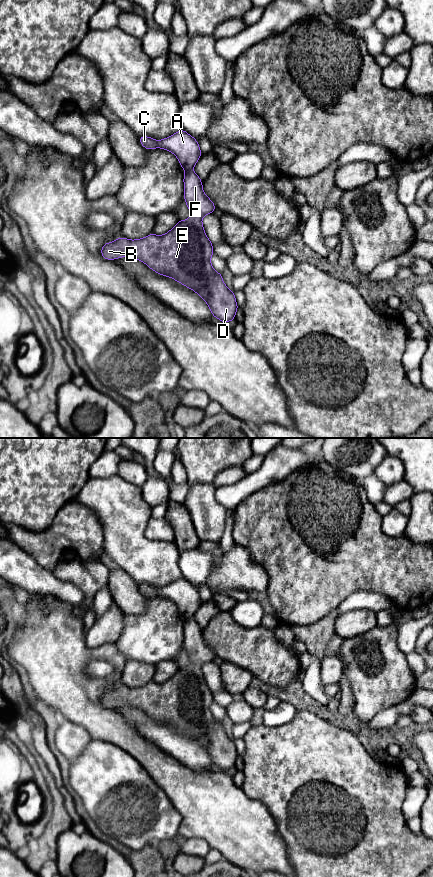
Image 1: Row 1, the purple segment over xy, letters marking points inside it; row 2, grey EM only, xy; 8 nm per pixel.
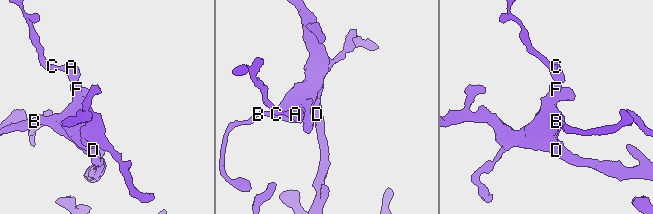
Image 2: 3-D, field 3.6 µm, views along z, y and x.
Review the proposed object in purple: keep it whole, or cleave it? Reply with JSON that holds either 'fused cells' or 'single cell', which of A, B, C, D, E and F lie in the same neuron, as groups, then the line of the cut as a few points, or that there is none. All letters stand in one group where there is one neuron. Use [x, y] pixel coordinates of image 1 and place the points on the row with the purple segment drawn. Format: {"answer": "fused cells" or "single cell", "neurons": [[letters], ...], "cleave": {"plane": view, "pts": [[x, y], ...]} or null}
{"answer": "fused cells", "neurons": [["A", "C"], ["B", "D", "E", "F"]], "cleave": {"plane": "xy", "pts": [[192, 168], [185, 171]]}}

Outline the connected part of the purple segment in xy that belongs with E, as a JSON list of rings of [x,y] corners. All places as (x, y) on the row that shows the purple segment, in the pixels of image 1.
[[[192,170],[185,171],[184,200],[190,217],[179,220],[167,233],[130,240],[125,237],[107,242],[101,248],[106,260],[129,257],[140,260],[151,270],[173,278],[196,292],[208,305],[213,317],[222,323],[235,320],[238,309],[234,291],[227,288],[222,274],[214,270],[210,260],[214,254],[202,218],[216,209],[203,191],[200,177]]]

